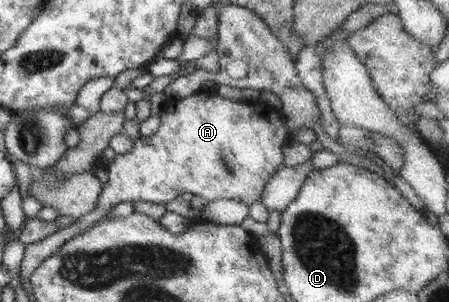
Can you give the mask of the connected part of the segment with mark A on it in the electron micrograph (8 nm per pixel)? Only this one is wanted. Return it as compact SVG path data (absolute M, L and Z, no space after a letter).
M215 90L195 93L187 98L176 100L170 108L160 114L160 128L155 134L141 136L133 144L130 152L117 154L108 167L108 183L103 186L100 199L94 210L81 216L70 227L60 229L38 242L25 248L25 255L20 263L20 272L29 279L43 260L54 256L54 253L68 240L86 232L92 225L107 216L110 209L122 202L148 202L166 204L178 199L180 195L190 193L200 196L207 203L213 200L239 200L244 204L254 204L262 199L262 193L268 181L276 172L285 166L283 150L289 132L283 124L283 114L264 102L239 103L238 100L228 100L216 94Z

